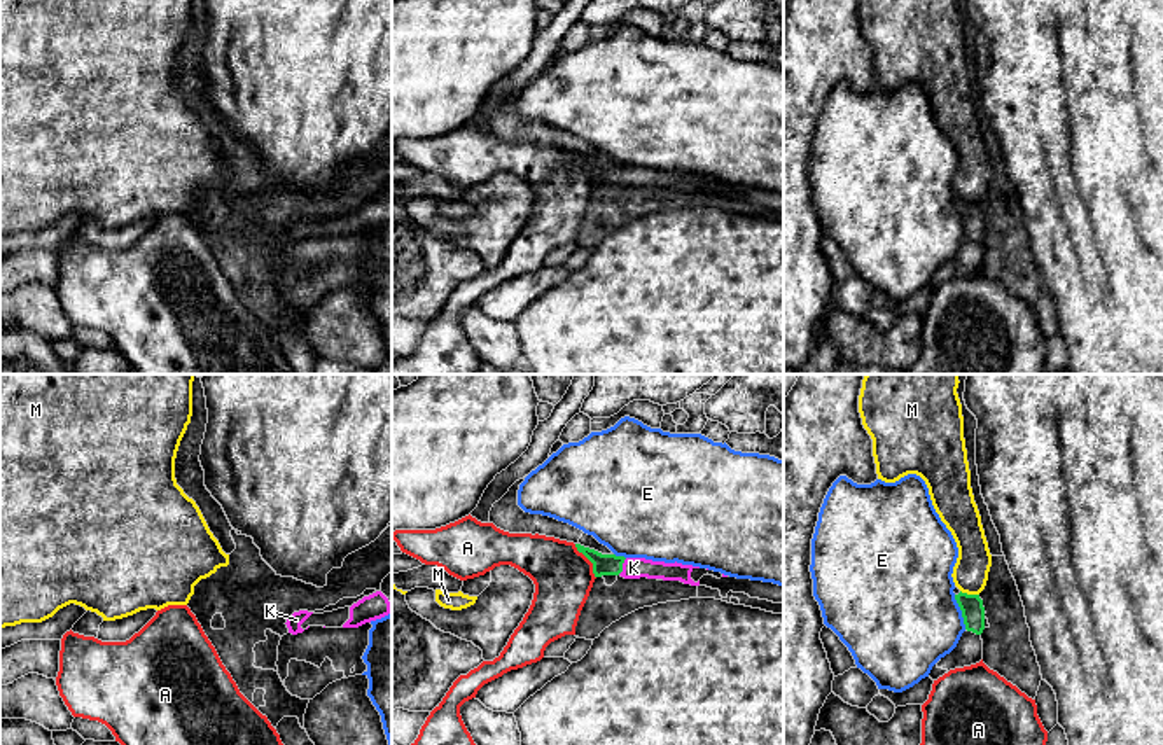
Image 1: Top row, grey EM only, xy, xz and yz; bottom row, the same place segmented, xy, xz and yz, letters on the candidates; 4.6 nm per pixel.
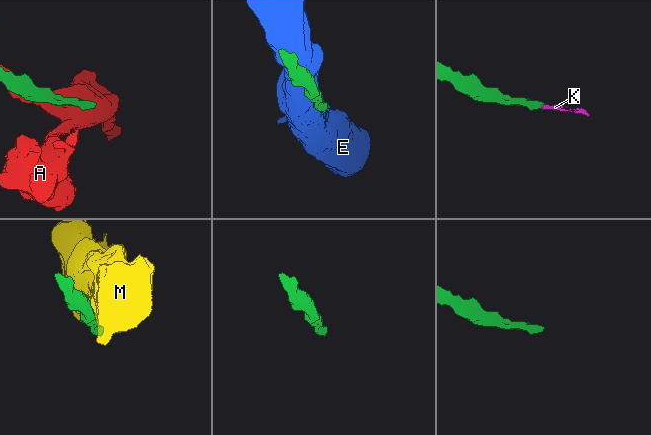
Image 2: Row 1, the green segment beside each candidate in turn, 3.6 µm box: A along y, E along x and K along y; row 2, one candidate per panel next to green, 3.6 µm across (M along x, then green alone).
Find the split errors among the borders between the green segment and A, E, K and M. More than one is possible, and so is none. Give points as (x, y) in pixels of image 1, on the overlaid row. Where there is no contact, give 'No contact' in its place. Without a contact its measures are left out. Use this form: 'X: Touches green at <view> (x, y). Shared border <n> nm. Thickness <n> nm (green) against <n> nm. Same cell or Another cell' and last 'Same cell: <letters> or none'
A: Touches green at xz (590, 560). Shared border 190 nm. Thickness 100 nm (green) against 280 nm. Another cell
E: Touches green at yz (962, 612). Shared border 170 nm. Thickness 110 nm (green) against 460 nm. Another cell
K: Touches green at xz (621, 567). Shared border 90 nm. Thickness 100 nm (green) against 100 nm. Same cell
M: Touches green at yz (969, 595). Shared border 90 nm. Thickness 110 nm (green) against 160 nm. Another cell
Same cell: K

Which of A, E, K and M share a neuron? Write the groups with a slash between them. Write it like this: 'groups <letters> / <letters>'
groups A / E / K / M

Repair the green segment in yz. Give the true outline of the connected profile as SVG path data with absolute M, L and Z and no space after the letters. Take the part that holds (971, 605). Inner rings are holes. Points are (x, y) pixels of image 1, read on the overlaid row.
M958 593L955 600L962 610L964 624L967 631L981 635L985 630L985 607L979 595Z

